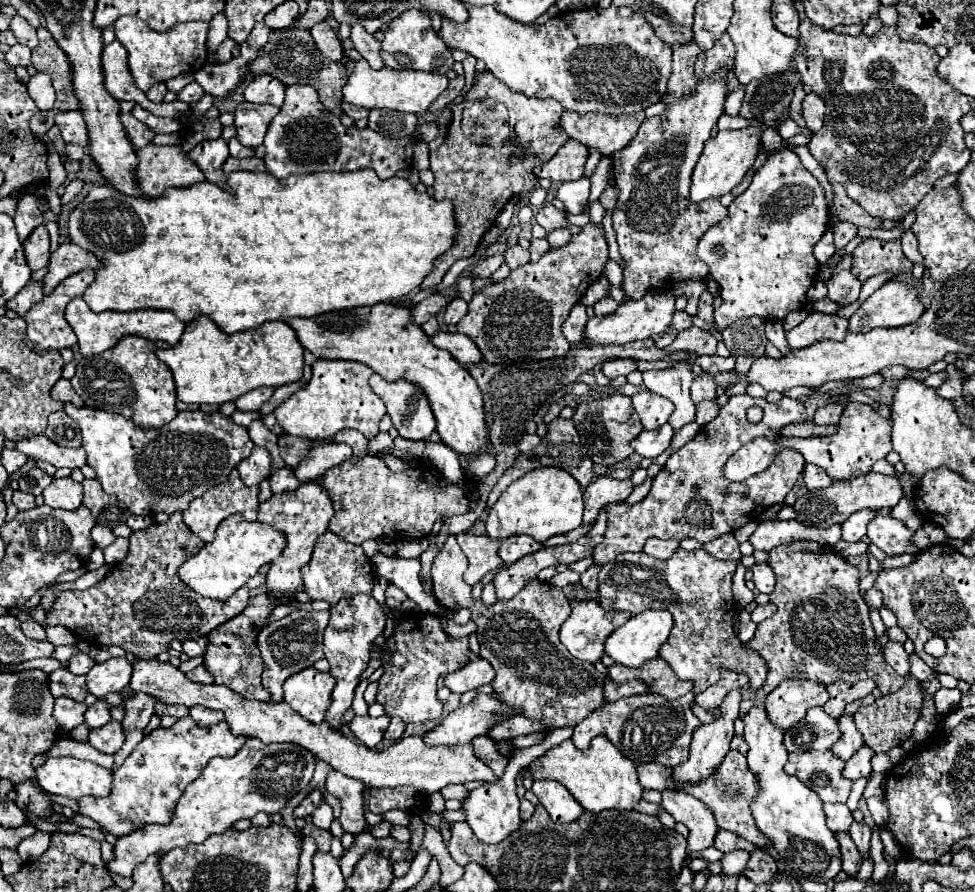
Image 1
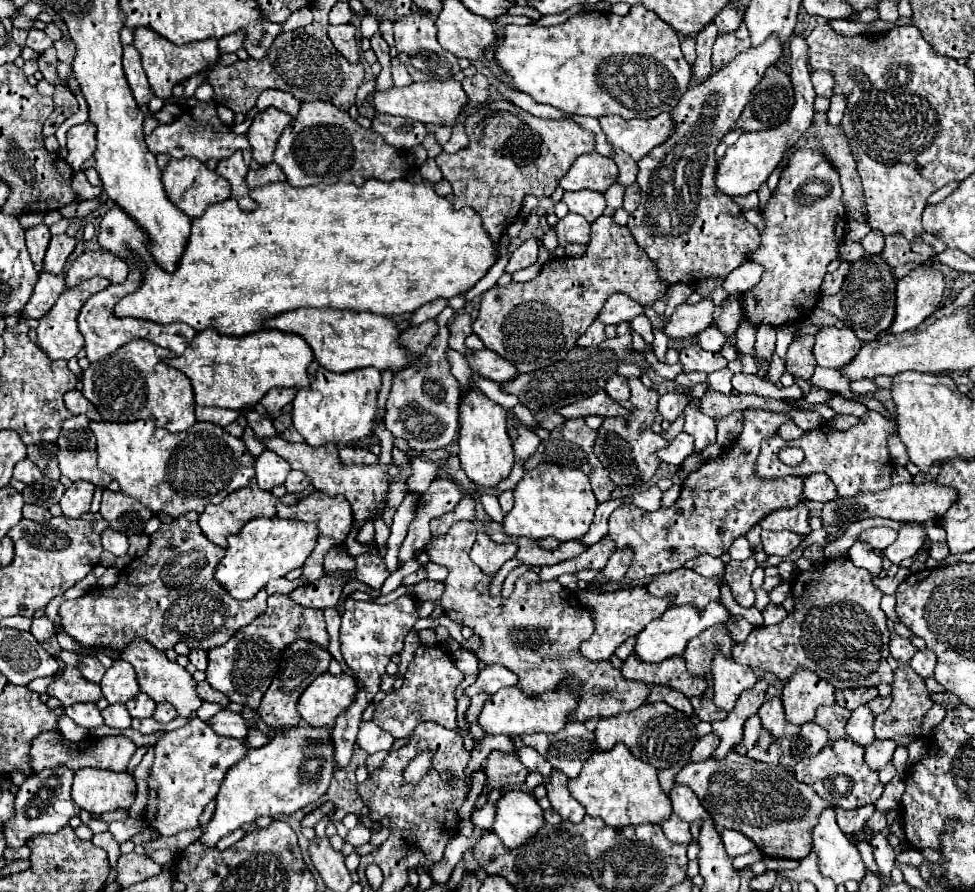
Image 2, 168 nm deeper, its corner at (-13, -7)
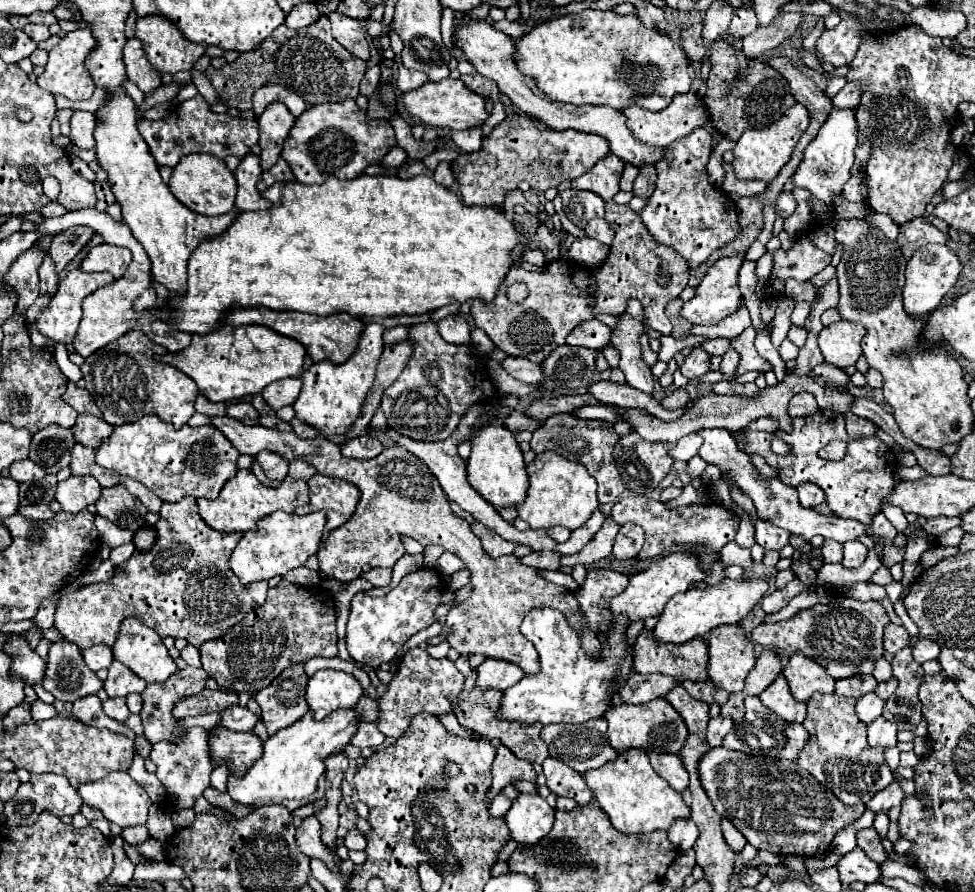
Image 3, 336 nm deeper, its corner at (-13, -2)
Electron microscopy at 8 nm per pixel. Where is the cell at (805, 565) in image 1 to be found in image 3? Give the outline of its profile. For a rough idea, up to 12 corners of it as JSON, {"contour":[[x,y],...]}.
{"contour":[[838,596],[750,640],[802,652],[834,680],[874,672],[890,618]]}

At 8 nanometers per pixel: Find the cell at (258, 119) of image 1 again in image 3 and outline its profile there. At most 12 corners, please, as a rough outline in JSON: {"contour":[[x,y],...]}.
{"contour":[[282,102],[258,116],[260,166],[280,158],[294,116]]}

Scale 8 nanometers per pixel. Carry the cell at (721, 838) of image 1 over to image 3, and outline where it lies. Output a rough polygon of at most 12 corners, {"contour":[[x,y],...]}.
{"contour":[[726,818],[722,832],[734,852],[746,846],[744,838]]}

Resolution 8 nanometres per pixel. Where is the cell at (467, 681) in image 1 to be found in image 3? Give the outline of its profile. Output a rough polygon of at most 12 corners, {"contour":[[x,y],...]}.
{"contour":[[484,660],[476,688],[506,690],[524,678],[512,662]]}

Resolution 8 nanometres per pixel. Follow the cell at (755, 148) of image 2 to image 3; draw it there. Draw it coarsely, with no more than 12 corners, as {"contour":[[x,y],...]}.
{"contour":[[794,104],[772,126],[746,130],[732,166],[738,180],[770,182],[810,122]]}

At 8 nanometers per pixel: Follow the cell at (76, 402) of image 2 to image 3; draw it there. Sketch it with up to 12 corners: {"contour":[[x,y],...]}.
{"contour":[[72,384],[64,400],[78,412],[100,416],[94,398],[84,388]]}

